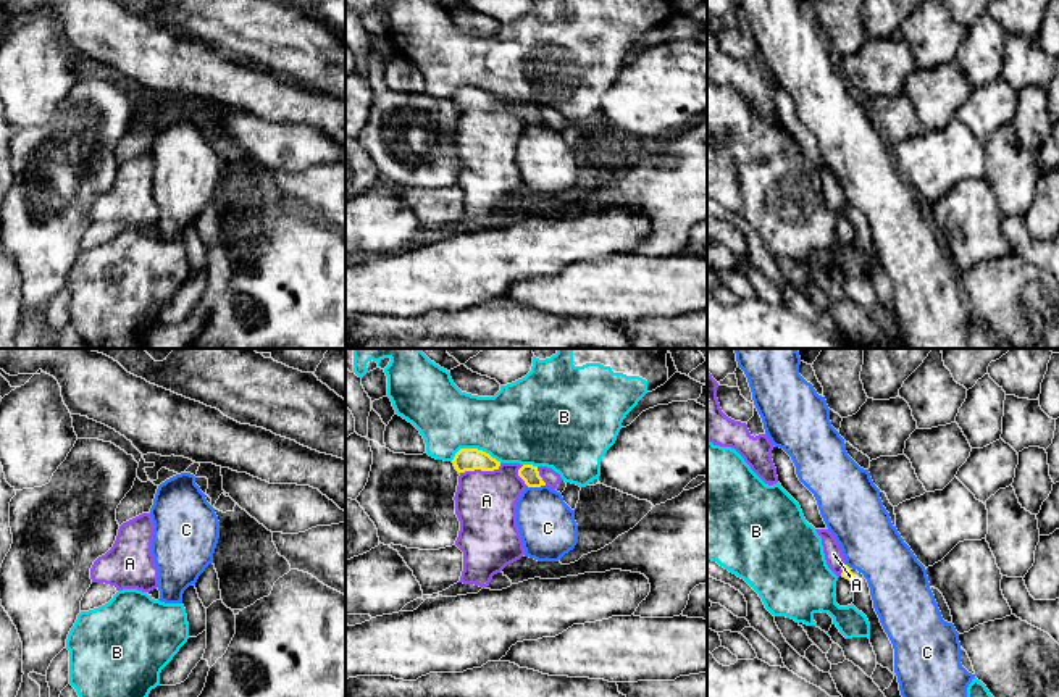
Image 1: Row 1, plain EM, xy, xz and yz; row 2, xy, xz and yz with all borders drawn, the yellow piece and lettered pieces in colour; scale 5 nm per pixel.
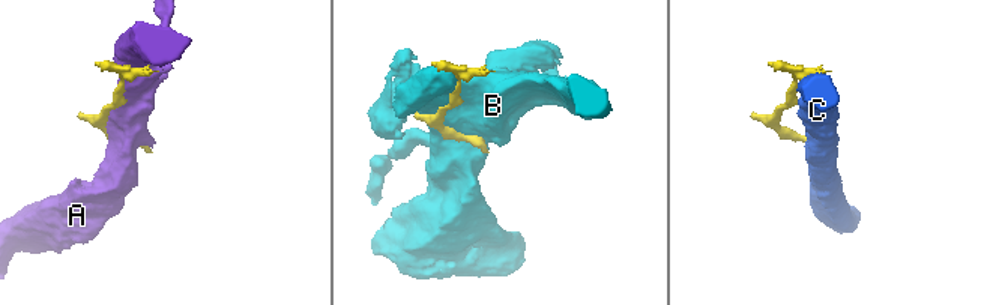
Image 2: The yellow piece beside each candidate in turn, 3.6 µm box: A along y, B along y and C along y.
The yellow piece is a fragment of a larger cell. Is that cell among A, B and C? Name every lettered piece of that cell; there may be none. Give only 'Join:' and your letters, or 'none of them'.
Join: none of them

